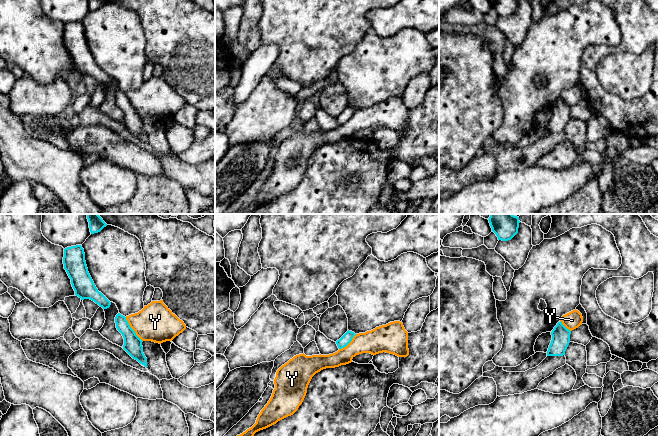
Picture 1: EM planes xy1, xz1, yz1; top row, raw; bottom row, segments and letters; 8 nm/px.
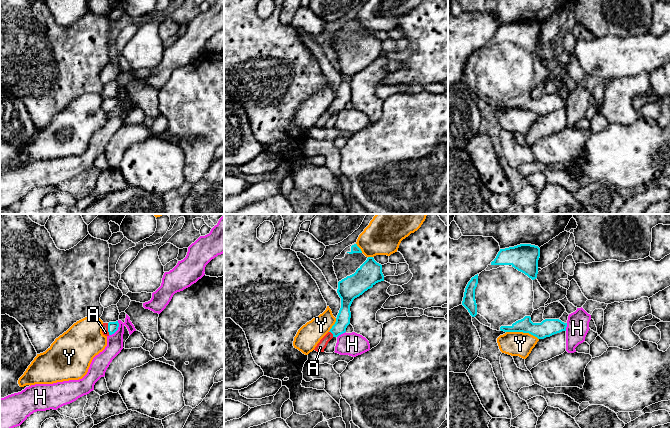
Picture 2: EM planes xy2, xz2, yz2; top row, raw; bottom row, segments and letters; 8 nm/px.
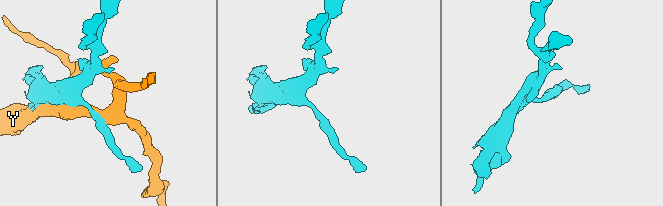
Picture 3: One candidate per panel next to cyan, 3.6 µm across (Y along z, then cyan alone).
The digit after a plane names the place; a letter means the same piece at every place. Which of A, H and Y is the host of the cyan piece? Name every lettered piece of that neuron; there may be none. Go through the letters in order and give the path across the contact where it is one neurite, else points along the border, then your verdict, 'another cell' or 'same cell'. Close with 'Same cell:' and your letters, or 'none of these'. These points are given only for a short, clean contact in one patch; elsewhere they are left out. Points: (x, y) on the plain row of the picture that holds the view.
A: way xy2 (112, 102), (108, 105), (105, 108); same cell
H: border xy2 (118, 97), (118, 104), (109, 111); another cell
Y: another cell
Same cell: A

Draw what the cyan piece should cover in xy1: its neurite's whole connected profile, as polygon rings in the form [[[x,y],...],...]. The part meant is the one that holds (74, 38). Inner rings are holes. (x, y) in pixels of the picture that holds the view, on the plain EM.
[[[81,21],[64,25],[63,40],[76,72],[81,76],[90,75],[103,85],[110,83],[111,78],[98,67],[88,48],[84,25]]]

